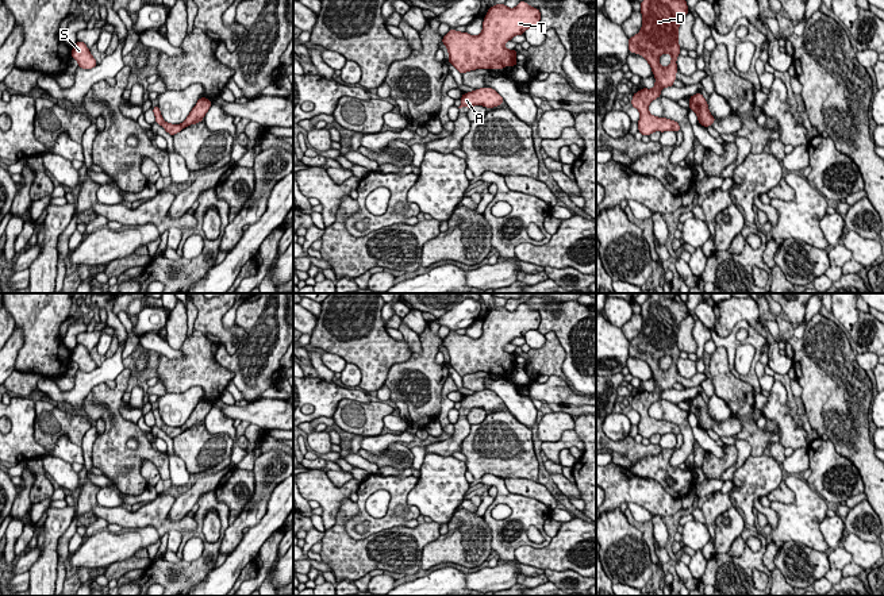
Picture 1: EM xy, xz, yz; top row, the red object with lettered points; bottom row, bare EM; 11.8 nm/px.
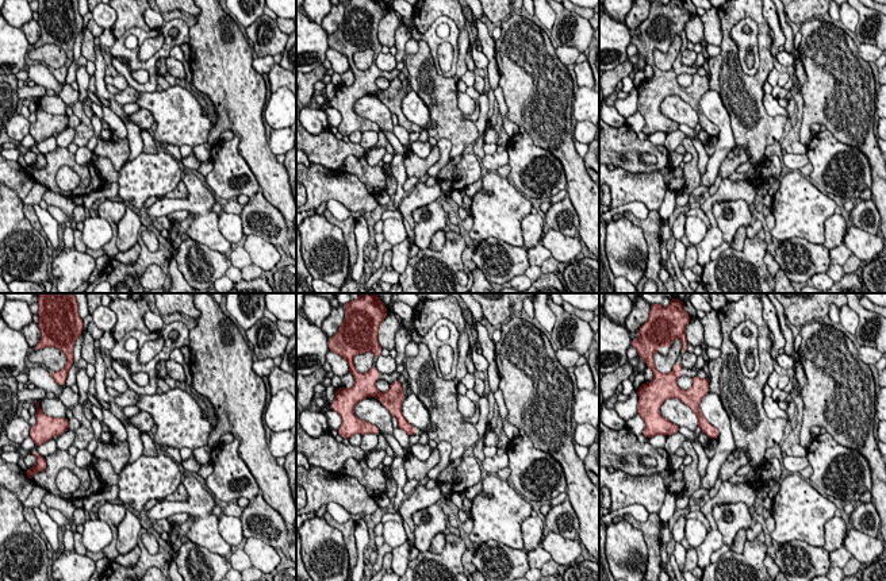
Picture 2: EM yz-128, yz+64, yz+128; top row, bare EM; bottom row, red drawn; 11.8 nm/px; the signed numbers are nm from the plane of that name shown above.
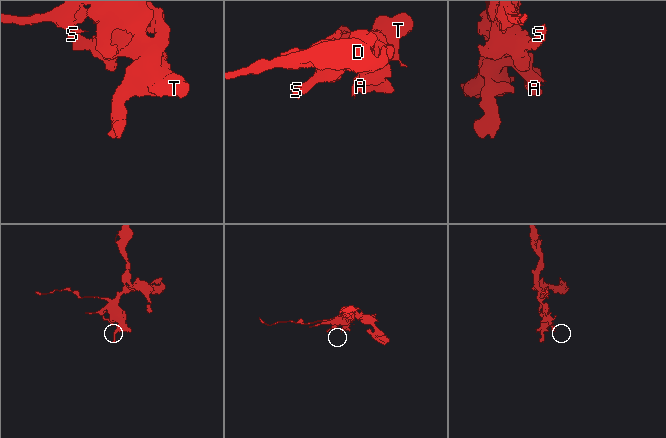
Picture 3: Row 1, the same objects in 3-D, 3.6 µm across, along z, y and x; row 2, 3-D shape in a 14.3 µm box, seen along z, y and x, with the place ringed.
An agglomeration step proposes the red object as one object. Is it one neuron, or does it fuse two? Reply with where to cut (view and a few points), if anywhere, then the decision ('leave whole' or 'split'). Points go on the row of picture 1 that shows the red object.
no cut | leave whole

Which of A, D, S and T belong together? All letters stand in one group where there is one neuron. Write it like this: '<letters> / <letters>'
A D S T

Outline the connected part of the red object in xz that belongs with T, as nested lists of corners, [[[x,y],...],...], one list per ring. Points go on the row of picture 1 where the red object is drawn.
[[[526,1],[511,9],[506,4],[495,4],[487,12],[483,31],[473,36],[468,32],[449,30],[442,43],[449,51],[449,64],[461,74],[476,69],[503,69],[515,66],[516,50],[508,50],[504,43],[515,35],[522,35],[530,27],[538,27],[541,12]]]

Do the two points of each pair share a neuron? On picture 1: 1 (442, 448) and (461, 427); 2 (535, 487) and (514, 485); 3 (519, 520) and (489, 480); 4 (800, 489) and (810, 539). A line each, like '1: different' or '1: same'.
1: same
2: same
3: same
4: same

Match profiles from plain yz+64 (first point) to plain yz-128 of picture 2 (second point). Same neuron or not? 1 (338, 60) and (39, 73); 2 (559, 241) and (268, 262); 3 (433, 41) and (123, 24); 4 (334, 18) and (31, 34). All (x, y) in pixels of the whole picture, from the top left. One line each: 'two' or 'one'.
1: one
2: one
3: two
4: one

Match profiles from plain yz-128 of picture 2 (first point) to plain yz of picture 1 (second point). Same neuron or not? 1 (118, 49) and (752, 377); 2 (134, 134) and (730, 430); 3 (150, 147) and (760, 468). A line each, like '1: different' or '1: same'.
1: same
2: different
3: different

